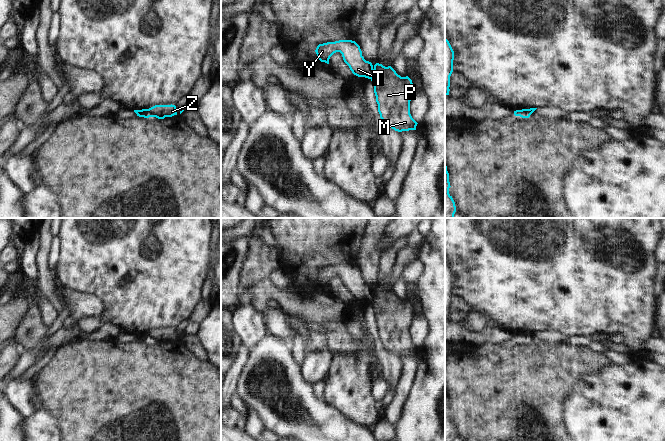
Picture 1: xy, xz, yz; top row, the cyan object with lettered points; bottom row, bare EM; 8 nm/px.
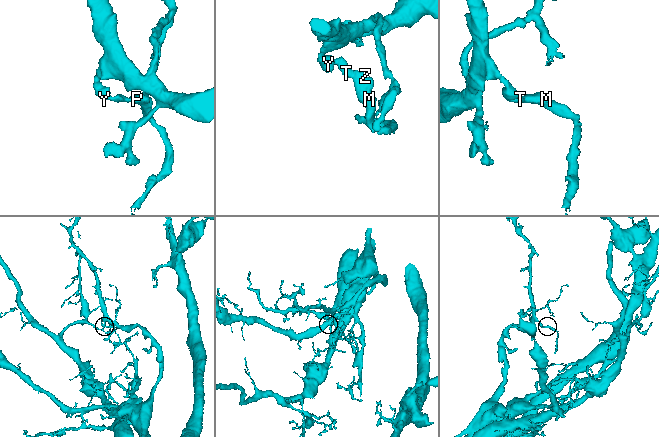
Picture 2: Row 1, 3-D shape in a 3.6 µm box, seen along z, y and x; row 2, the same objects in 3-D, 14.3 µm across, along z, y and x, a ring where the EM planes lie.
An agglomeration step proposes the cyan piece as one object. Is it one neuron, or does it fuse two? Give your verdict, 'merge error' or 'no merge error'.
merge error

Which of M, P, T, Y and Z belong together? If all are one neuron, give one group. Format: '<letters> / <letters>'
M P Z / T Y

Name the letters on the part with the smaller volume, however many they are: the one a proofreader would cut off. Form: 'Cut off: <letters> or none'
Cut off: M, P, Z

